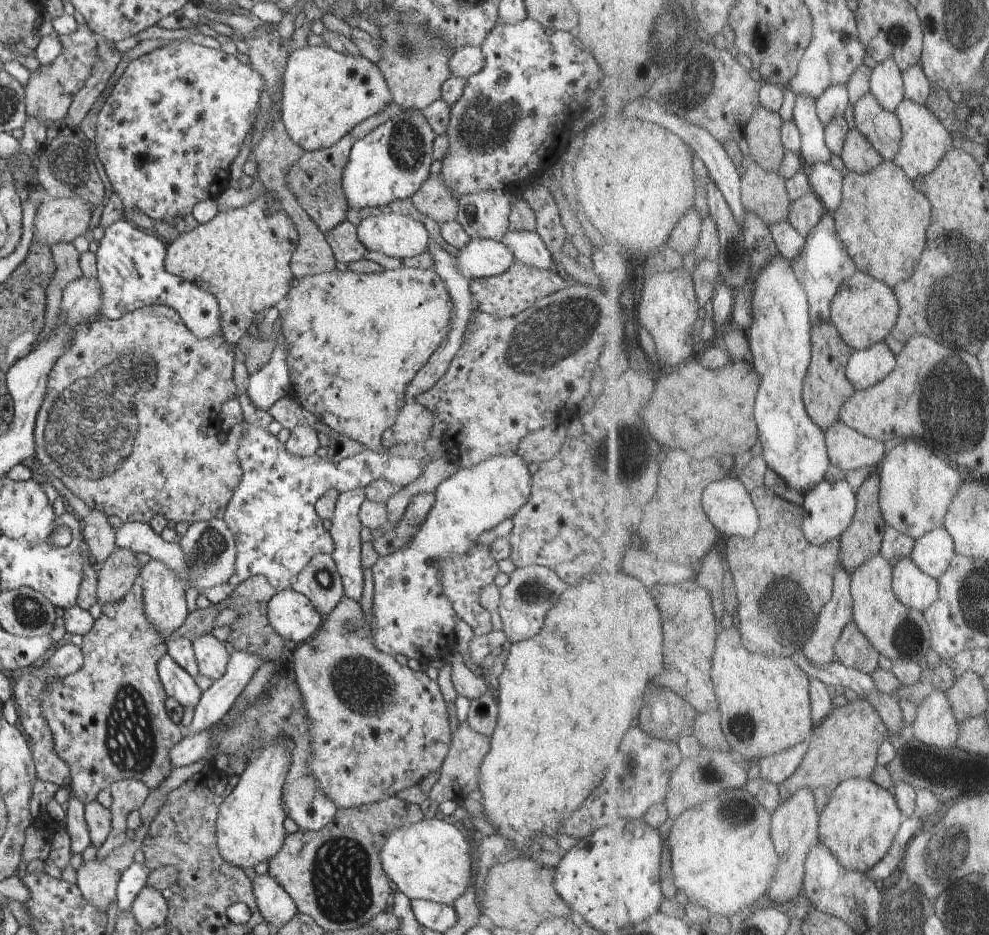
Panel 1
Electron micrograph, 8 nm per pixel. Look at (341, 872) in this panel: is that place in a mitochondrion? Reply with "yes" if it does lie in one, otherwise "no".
yes

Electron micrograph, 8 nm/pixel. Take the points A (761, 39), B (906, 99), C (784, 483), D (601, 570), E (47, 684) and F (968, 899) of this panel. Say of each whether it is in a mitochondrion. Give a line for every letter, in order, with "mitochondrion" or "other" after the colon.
A: other
B: other
C: other
D: other
E: other
F: mitochondrion

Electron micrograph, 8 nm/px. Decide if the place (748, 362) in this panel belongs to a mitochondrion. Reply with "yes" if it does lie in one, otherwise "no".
no

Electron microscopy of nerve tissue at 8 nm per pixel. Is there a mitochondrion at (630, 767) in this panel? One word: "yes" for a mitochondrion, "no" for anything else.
yes

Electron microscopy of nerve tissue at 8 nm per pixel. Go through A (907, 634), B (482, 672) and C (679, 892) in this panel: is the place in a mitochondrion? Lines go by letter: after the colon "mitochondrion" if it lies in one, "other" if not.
A: mitochondrion
B: other
C: other

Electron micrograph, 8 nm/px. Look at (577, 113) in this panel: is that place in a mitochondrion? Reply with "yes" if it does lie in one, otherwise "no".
no

